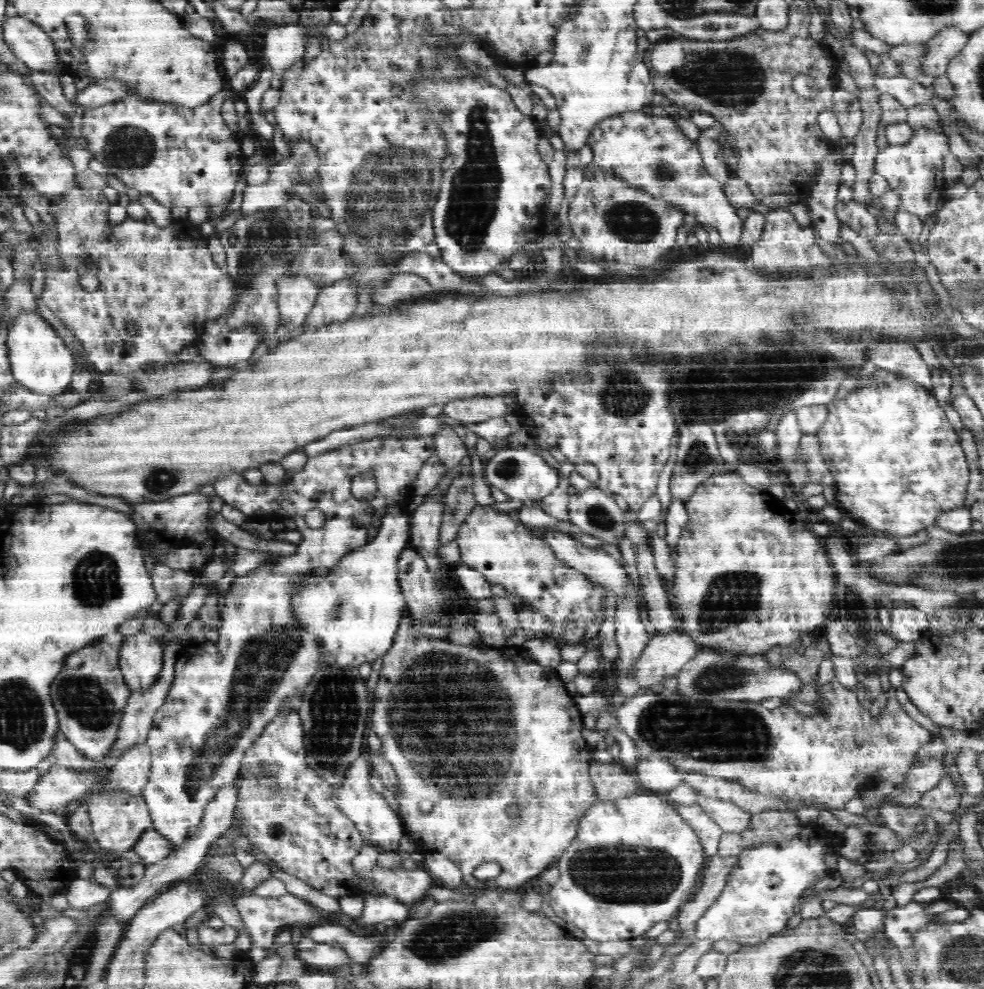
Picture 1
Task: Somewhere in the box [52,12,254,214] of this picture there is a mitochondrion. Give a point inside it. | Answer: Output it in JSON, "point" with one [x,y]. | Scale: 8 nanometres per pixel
{"point":[127,147]}

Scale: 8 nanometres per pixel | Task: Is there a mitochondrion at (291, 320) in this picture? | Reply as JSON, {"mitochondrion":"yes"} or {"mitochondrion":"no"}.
{"mitochondrion":"no"}

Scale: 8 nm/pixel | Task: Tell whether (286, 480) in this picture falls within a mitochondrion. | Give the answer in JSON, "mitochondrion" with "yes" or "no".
{"mitochondrion":"no"}

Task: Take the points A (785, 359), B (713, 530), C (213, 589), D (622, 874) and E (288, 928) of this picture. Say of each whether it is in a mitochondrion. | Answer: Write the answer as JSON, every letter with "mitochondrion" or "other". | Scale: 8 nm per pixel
{"A":"mitochondrion","B":"other","C":"other","D":"mitochondrion","E":"other"}

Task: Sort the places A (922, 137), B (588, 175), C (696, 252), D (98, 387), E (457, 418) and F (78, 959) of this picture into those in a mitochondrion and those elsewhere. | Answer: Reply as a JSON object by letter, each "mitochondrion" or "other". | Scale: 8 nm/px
{"A":"other","B":"other","C":"other","D":"other","E":"other","F":"mitochondrion"}

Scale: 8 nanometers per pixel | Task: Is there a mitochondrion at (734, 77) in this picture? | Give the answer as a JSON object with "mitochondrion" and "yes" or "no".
{"mitochondrion":"yes"}

